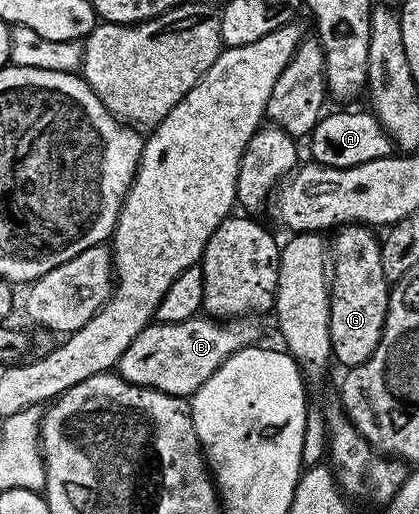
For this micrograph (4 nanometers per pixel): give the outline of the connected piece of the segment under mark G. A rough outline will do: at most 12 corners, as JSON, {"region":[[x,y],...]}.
{"region":[[380,238],[329,241],[329,339],[344,370],[373,355],[389,282]]}

